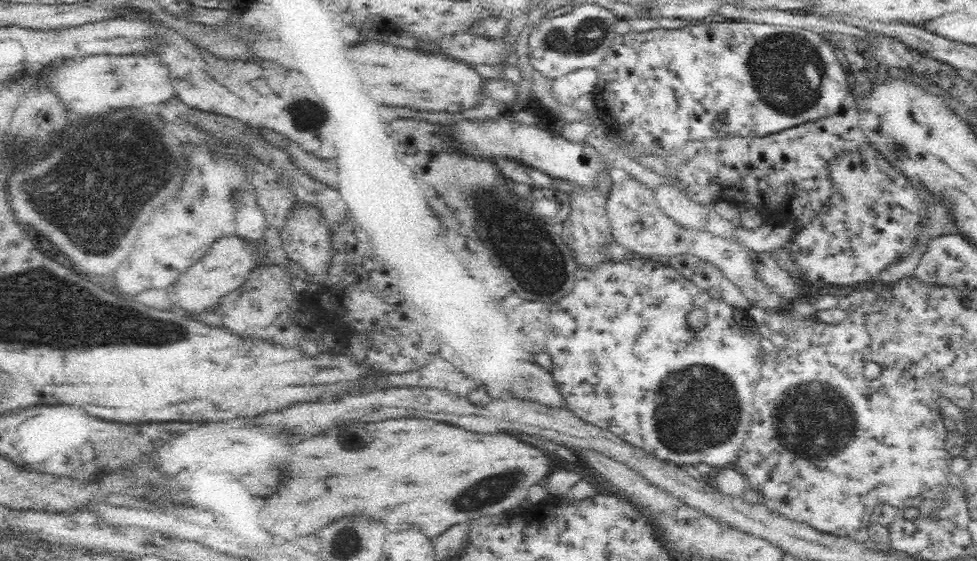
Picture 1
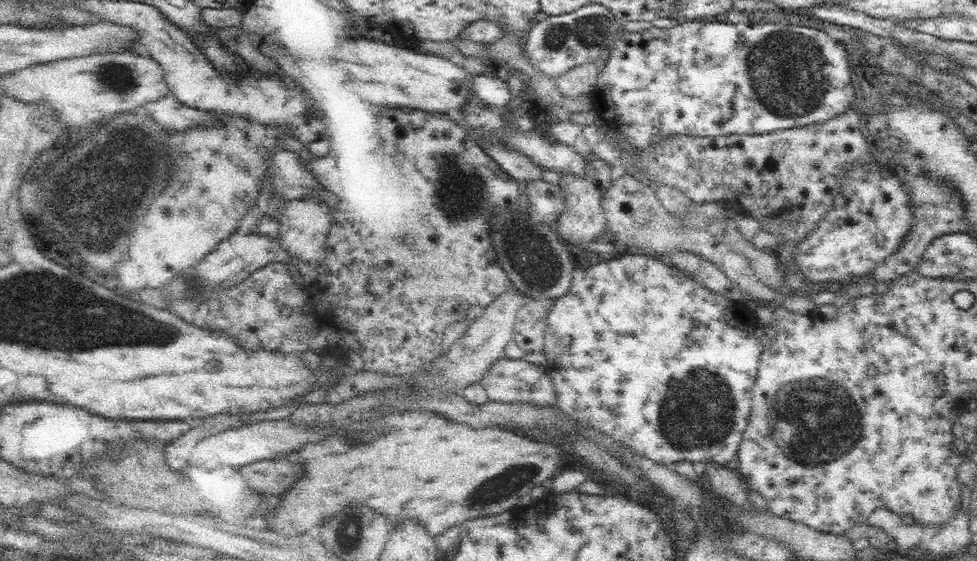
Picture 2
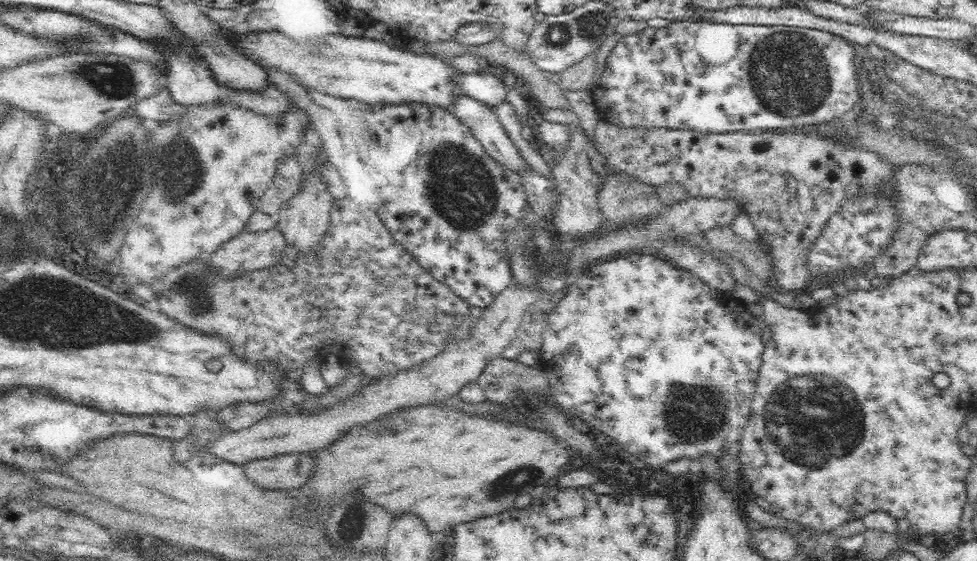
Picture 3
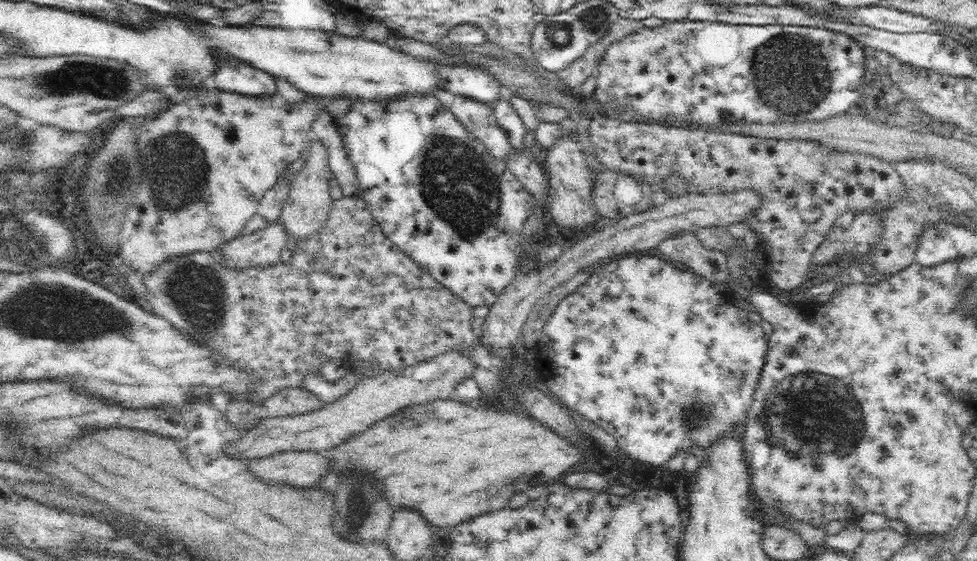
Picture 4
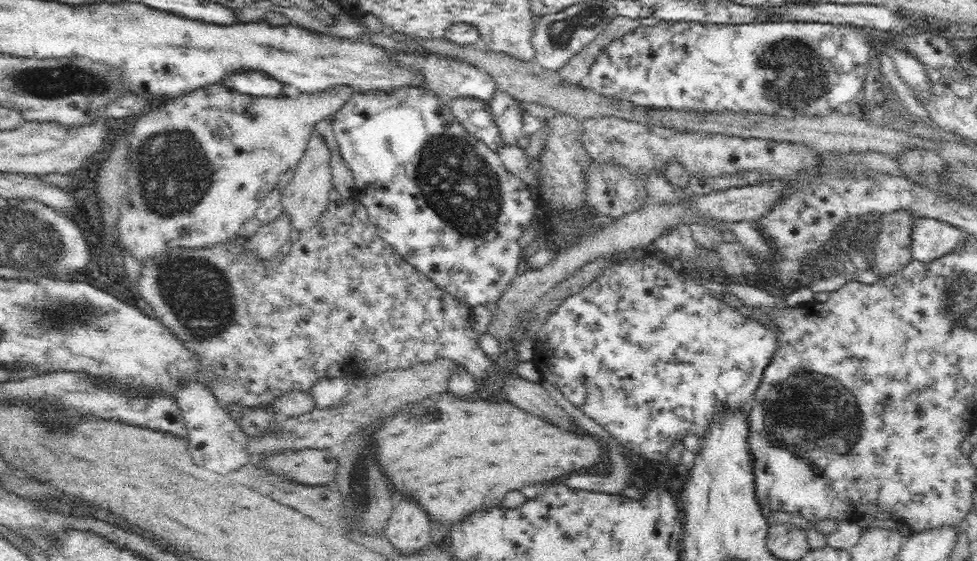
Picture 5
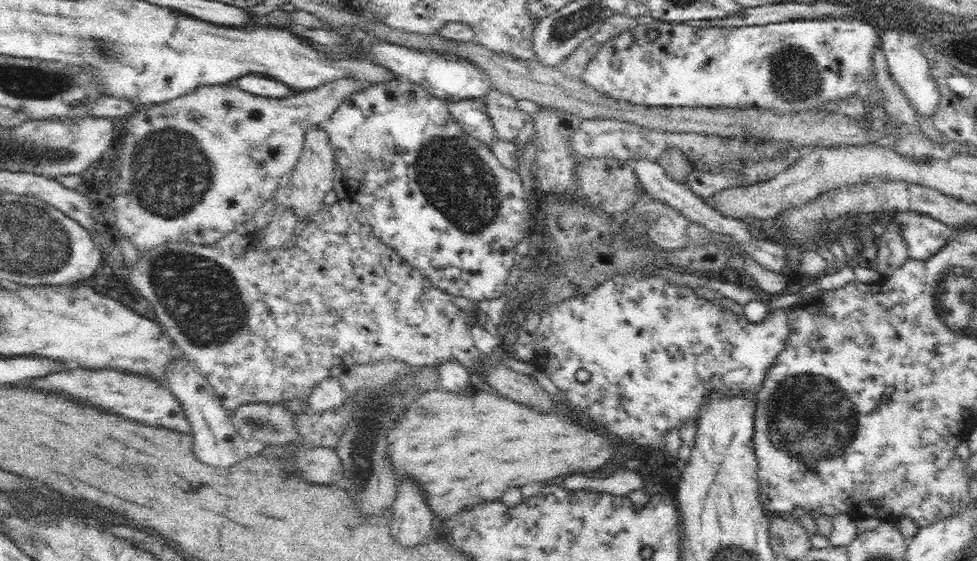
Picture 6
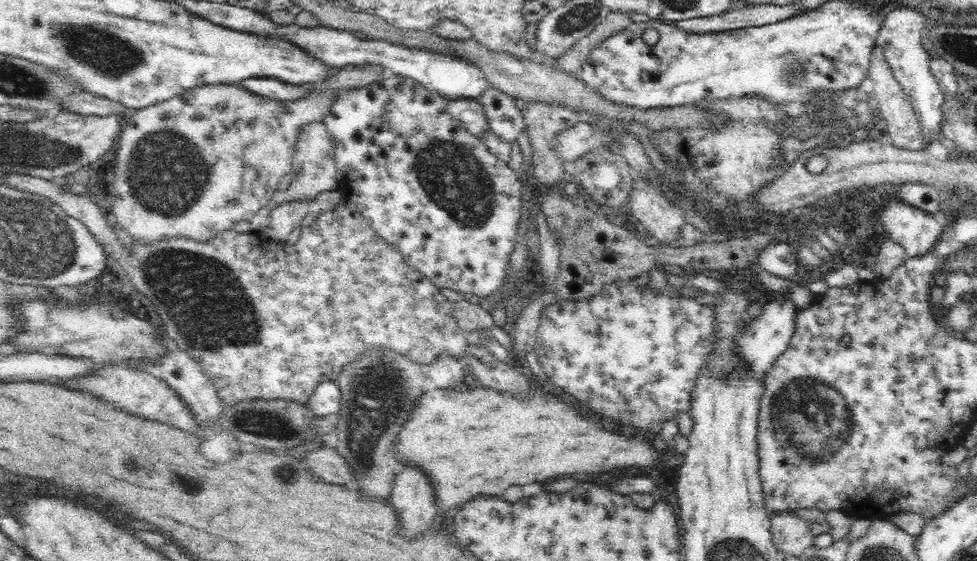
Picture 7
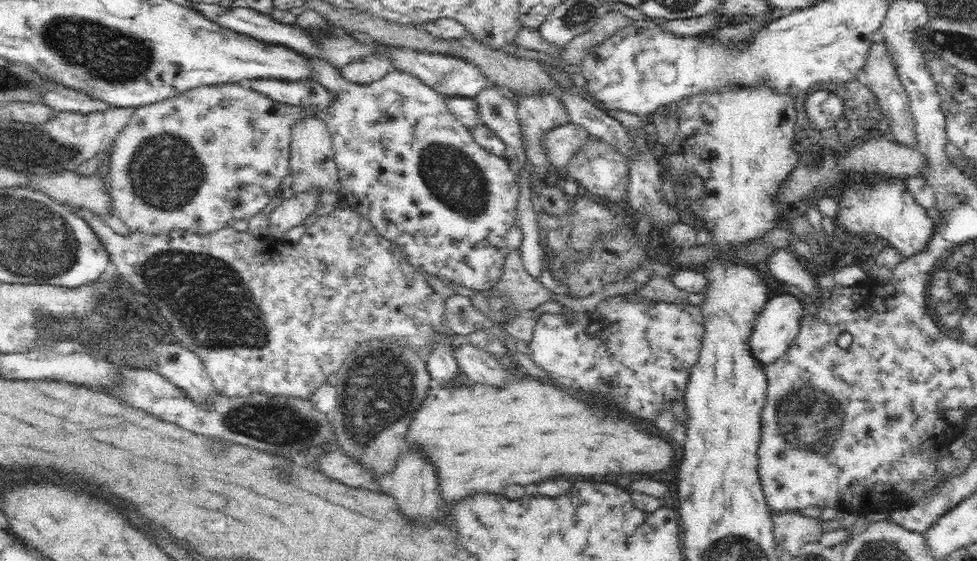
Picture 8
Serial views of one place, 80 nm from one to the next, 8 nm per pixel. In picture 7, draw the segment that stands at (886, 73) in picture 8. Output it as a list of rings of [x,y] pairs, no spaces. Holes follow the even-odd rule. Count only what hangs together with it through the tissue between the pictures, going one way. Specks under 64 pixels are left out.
[[[878,46],[874,47],[871,54],[868,77],[871,81],[871,87],[875,92],[874,104],[880,110],[880,114],[887,120],[887,133],[894,140],[893,146],[899,150],[908,150],[914,153],[927,151],[932,140],[922,131],[922,126],[908,95],[902,90],[900,83],[894,78],[886,62],[884,51]]]

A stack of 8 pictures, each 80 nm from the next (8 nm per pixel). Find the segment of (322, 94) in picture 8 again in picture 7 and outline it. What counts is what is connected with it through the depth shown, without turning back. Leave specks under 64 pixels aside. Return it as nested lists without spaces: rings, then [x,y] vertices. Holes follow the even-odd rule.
[[[248,77],[239,83],[248,92],[260,96],[267,96],[278,100],[288,100],[298,98],[306,94],[312,86],[294,87],[292,84],[282,82],[272,77]]]

